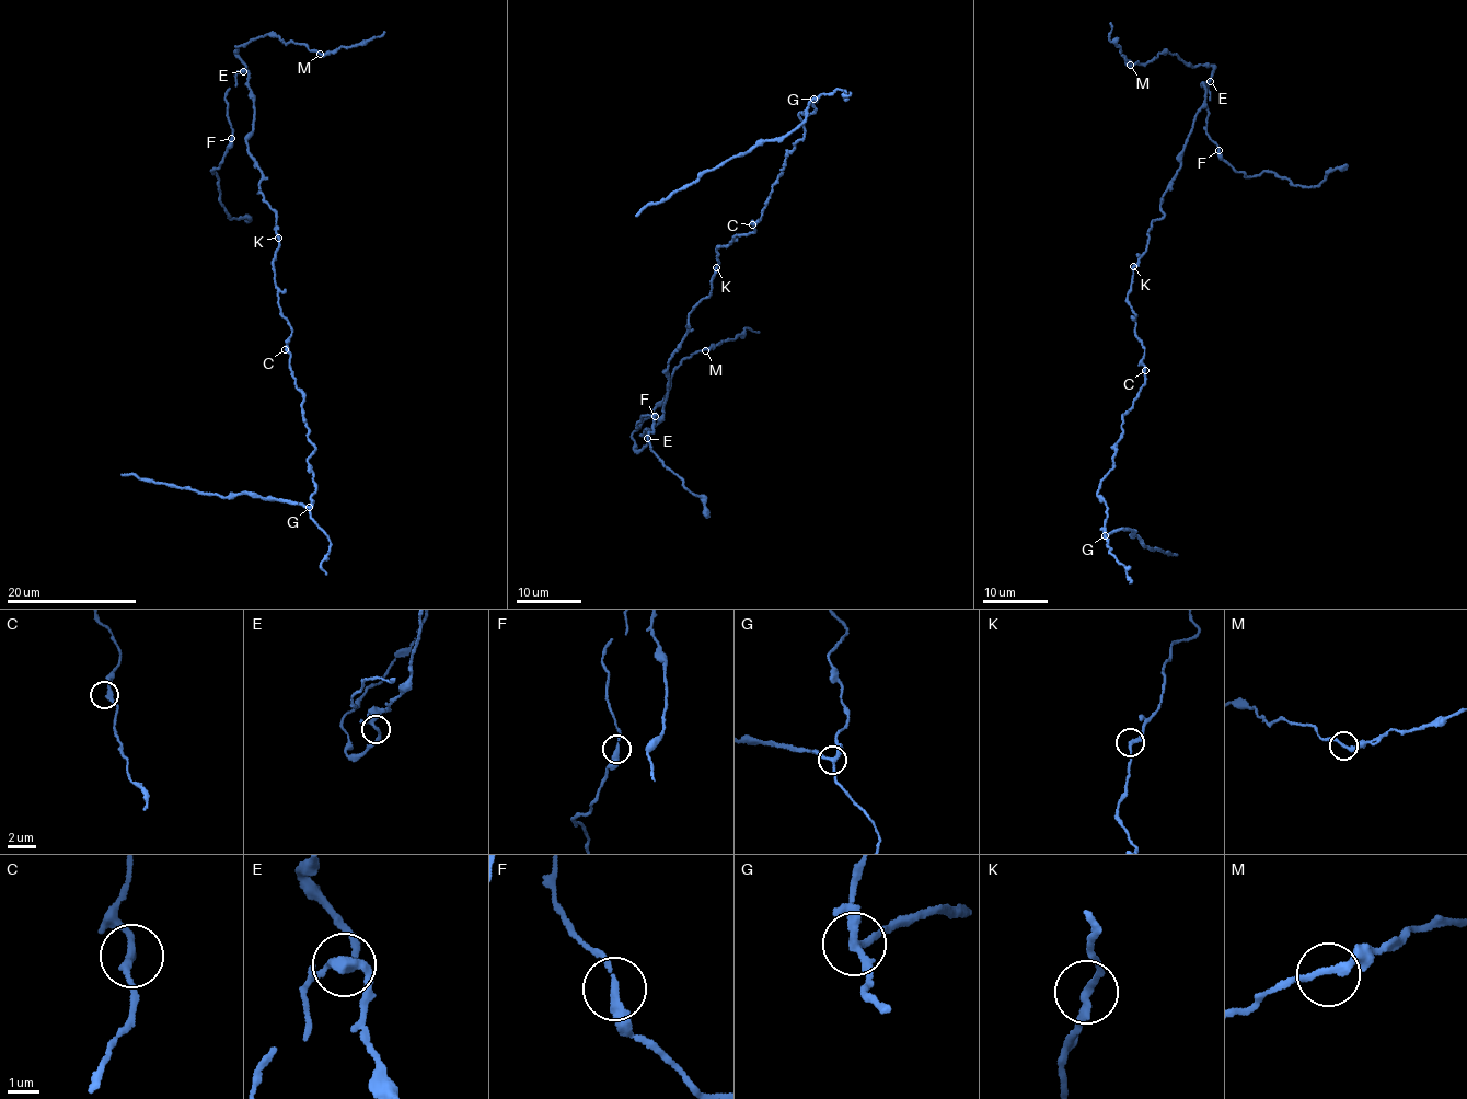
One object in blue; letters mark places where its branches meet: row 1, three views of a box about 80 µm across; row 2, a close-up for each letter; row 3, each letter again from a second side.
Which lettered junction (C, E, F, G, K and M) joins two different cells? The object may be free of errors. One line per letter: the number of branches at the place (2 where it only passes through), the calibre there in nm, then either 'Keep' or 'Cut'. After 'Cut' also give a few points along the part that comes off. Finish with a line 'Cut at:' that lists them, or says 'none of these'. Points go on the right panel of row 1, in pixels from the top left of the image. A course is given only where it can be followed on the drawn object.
C: Branches: 2. Thickness 240 nm. Keep
E: Branches: 3. Thickness 220 nm. Keep
F: Branches: 2. Thickness 240 nm. Keep
G: Branches: 3. Thickness 220 nm. Cut. Course of the part to remove: (1104, 535), (1127, 528), (1132, 530), (1131, 536), (1134, 535), (1143, 546), (1177, 555)
K: Branches: 2. Thickness 220 nm. Keep
M: Branches: 2. Thickness 240 nm. Keep
Cut at: G

